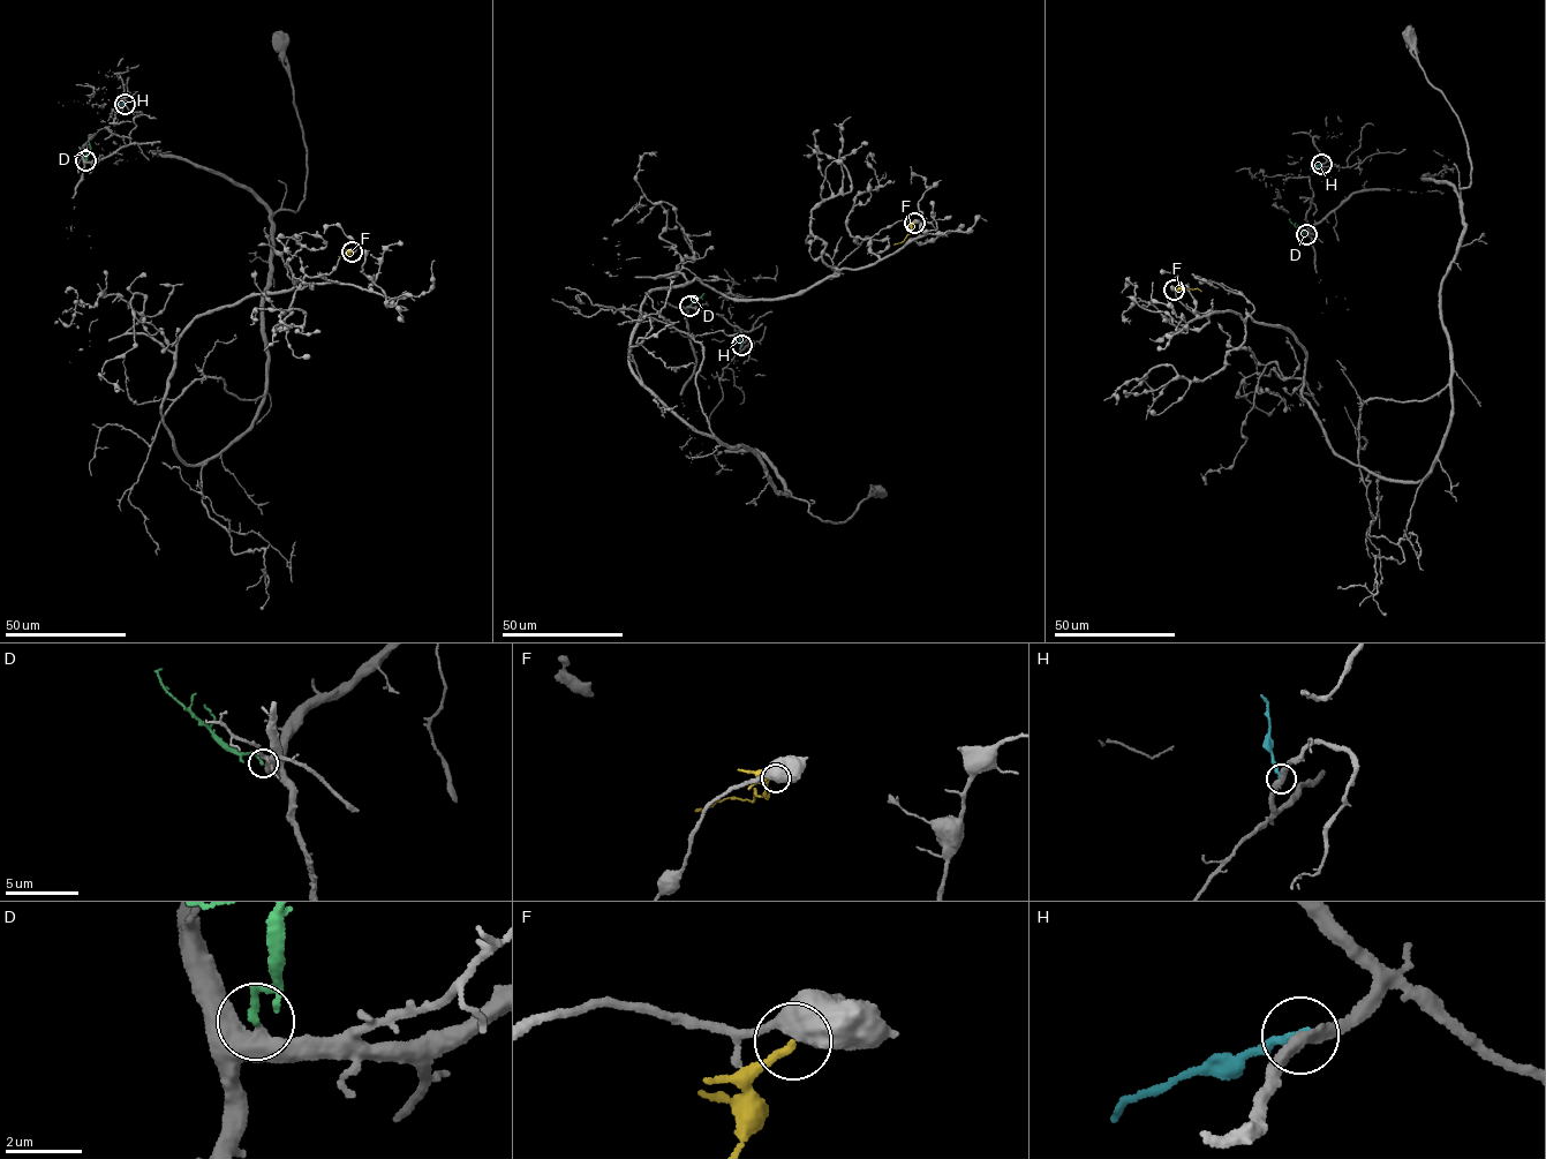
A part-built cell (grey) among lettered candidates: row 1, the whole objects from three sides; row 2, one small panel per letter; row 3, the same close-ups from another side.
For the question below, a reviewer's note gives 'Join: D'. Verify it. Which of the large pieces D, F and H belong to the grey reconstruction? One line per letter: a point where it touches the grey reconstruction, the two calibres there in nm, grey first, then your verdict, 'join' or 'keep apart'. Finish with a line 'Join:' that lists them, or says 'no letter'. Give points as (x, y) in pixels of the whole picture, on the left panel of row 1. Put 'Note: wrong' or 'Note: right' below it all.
D: meets grey at (85, 160); 380 nm thick on the grey side, 200 nm on the other; join
F: meets grey at (352, 251); 550 nm thick on the grey side, 190 nm on the other; keep apart
H: meets grey at (125, 104); 340 nm thick on the grey side, 200 nm on the other; keep apart
Join: D
Note: right

